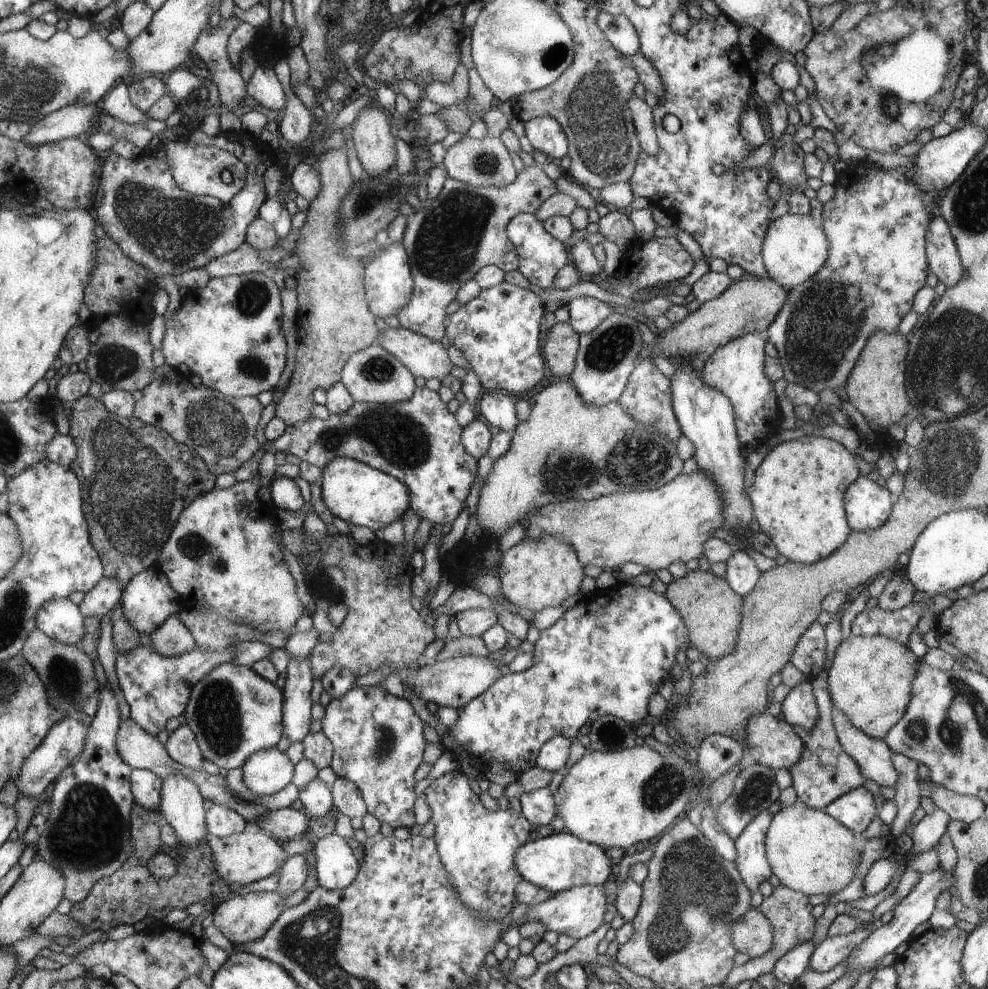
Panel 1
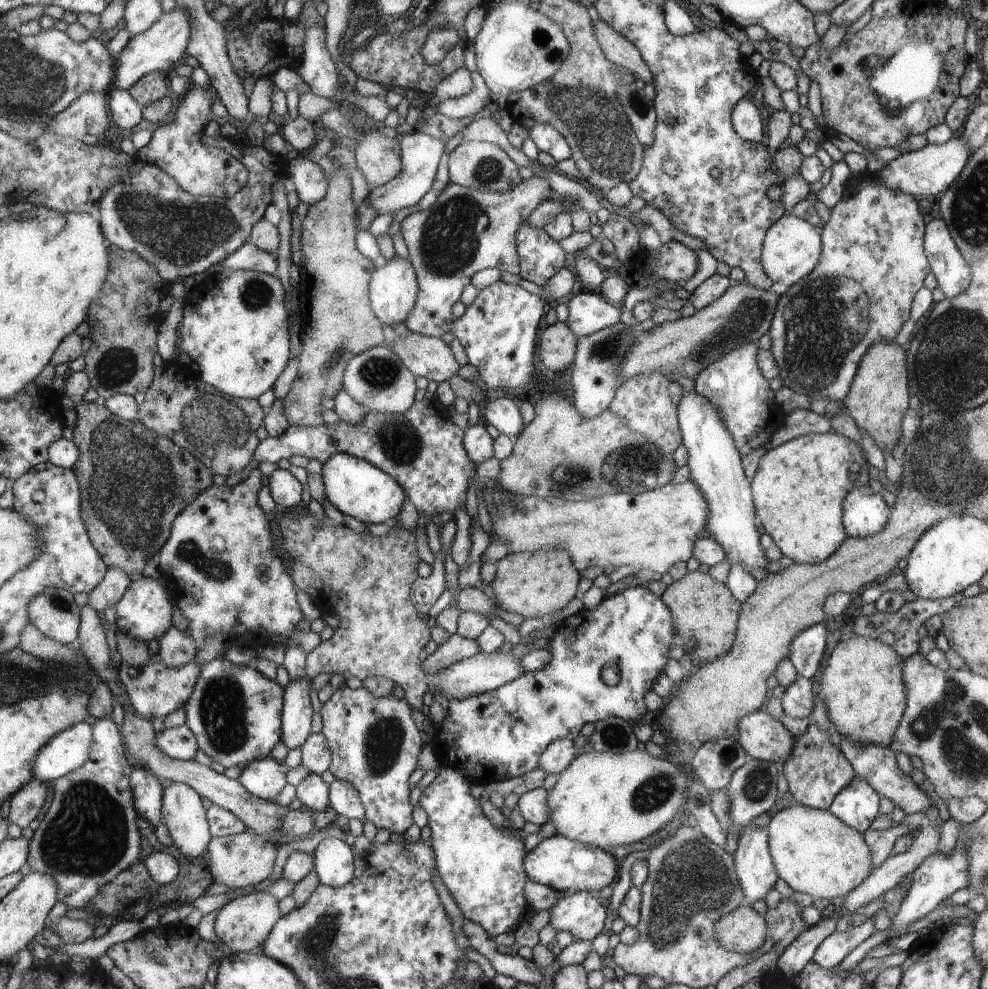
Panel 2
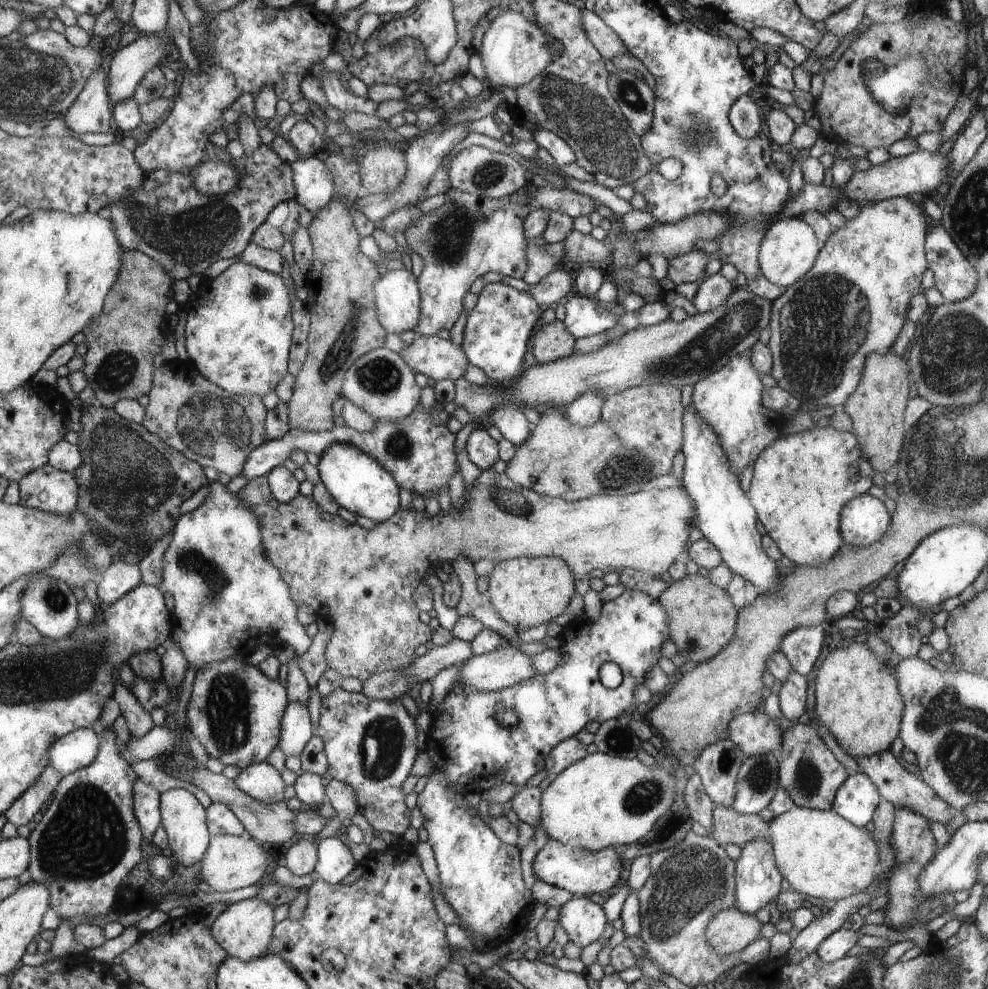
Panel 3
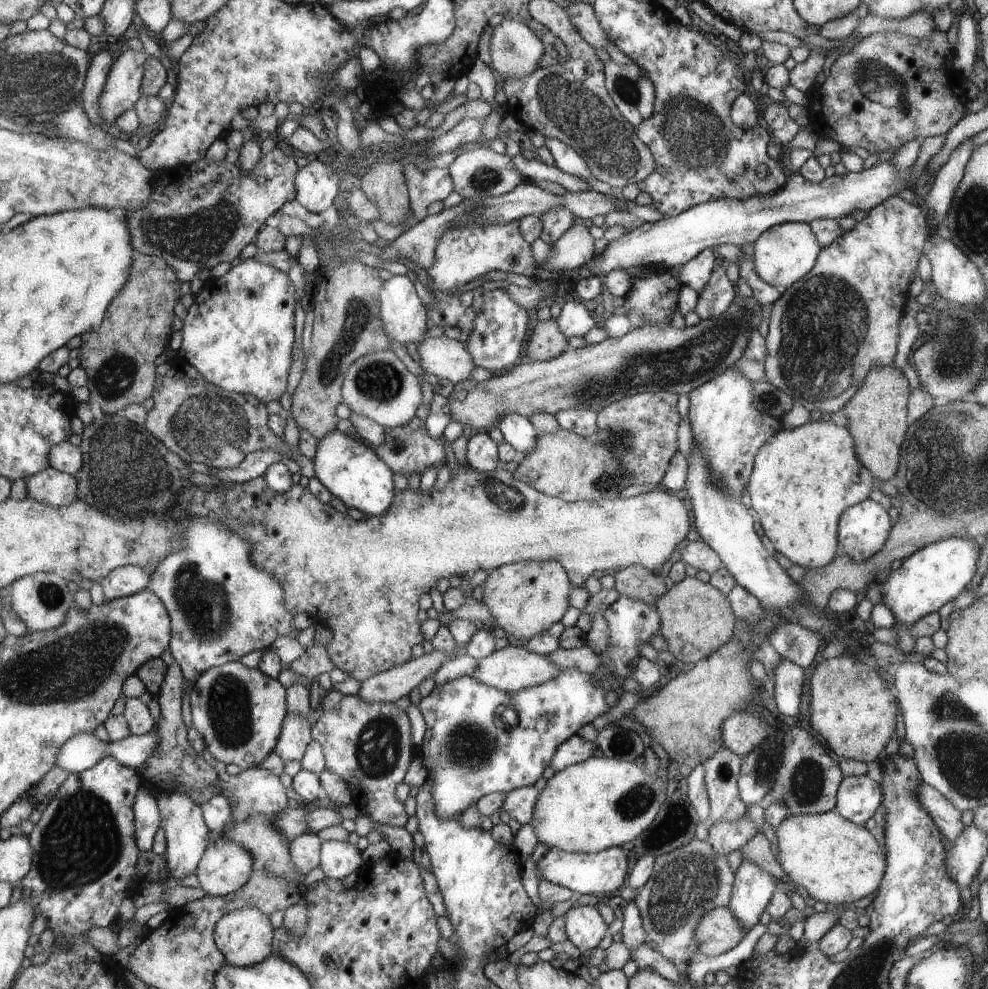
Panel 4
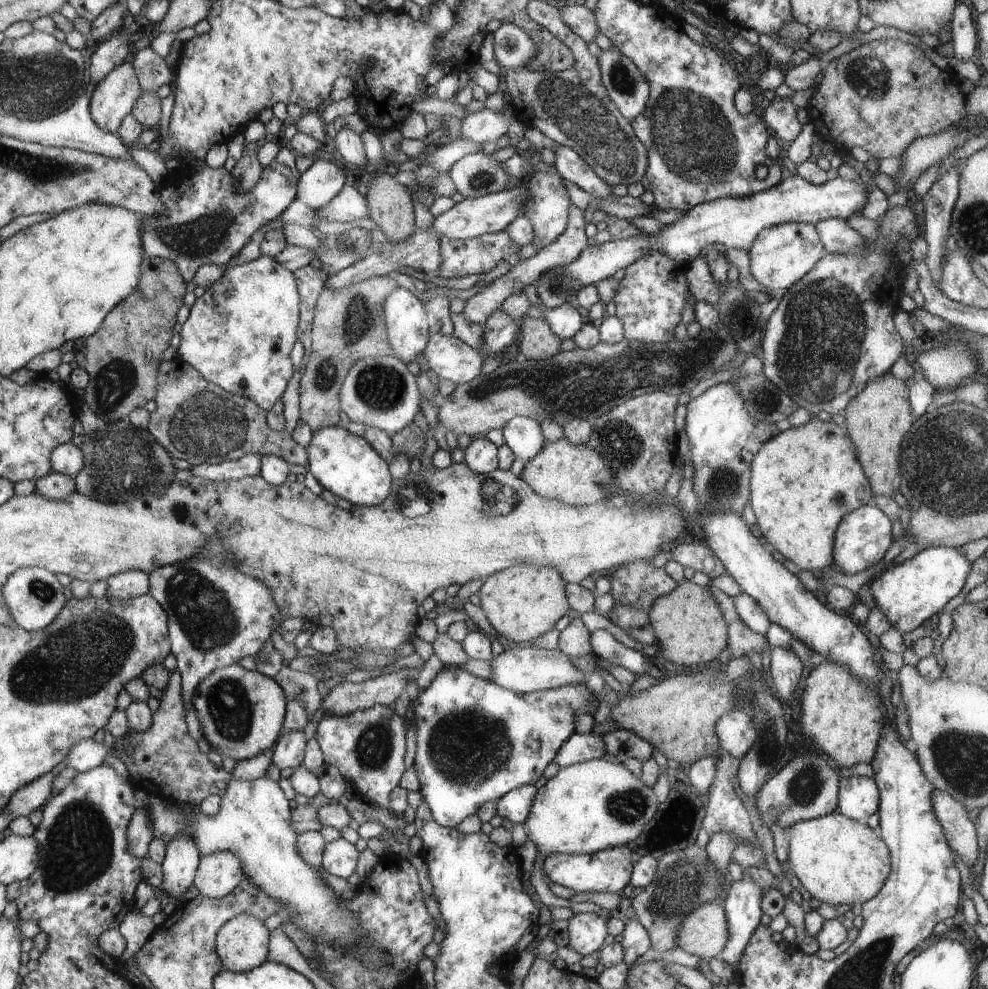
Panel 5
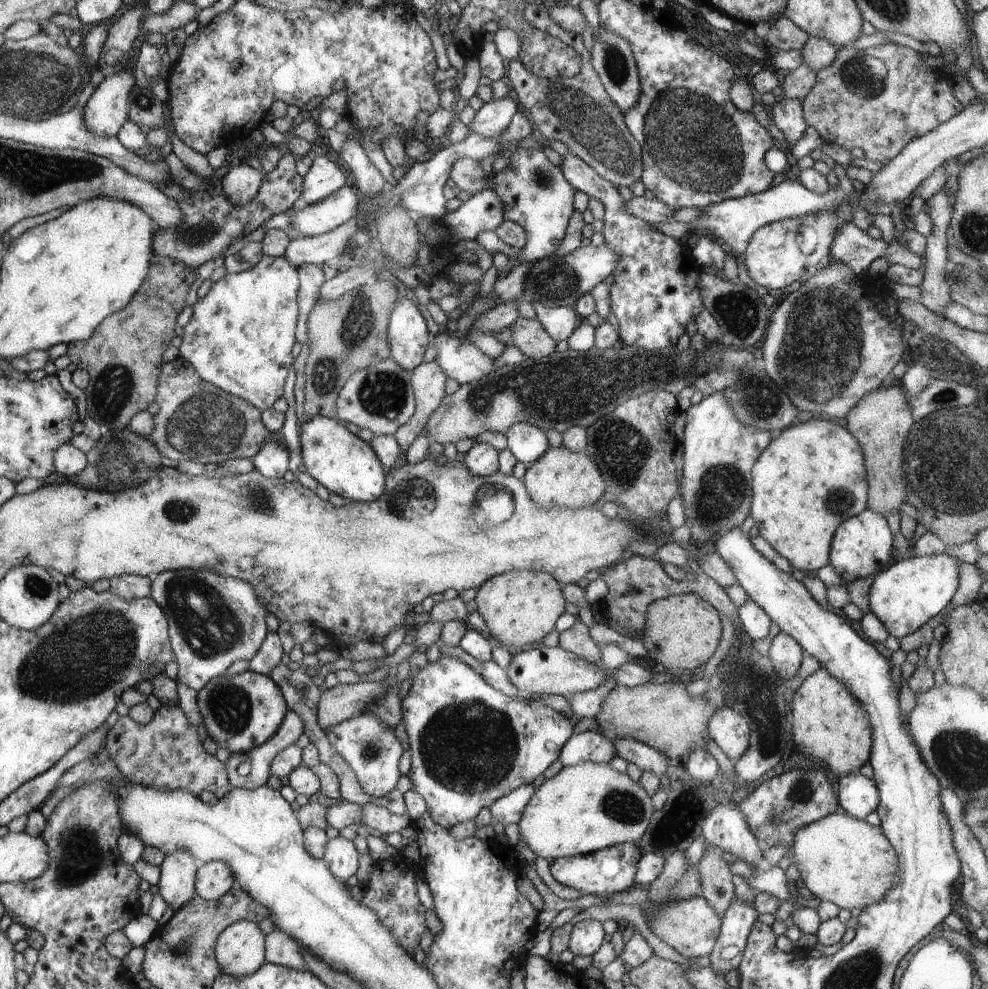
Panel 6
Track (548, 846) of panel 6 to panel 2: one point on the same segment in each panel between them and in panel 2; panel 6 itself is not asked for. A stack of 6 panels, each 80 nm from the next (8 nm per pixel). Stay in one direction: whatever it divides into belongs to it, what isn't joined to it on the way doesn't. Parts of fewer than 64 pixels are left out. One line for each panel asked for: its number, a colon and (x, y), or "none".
2: (602, 800)
3: (601, 801)
4: (603, 802)
5: (587, 807)

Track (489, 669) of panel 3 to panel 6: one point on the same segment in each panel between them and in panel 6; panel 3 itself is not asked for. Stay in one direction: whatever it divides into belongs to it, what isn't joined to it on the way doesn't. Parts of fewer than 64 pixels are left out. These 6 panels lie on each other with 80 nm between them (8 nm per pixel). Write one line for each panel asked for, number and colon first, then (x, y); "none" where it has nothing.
4: (513, 668)
5: (528, 669)
6: (552, 670)

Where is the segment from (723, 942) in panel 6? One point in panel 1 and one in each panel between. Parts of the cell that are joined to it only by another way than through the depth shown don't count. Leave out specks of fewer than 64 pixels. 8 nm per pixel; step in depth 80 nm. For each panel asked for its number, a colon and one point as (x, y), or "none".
1: (752, 863)
2: (757, 873)
3: (758, 879)
4: (753, 887)
5: (742, 905)

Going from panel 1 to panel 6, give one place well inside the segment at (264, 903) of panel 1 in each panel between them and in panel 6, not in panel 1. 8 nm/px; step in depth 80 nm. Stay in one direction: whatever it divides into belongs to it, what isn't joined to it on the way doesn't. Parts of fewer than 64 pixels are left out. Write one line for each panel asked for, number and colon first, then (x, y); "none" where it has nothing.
2: (243, 924)
3: (244, 930)
4: (245, 937)
5: (243, 943)
6: (240, 949)

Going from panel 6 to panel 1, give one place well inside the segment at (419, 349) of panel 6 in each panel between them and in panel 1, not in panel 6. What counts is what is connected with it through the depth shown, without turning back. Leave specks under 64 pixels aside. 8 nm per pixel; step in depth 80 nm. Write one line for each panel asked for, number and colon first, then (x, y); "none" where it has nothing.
1: (388, 278)
2: (393, 288)
3: (398, 303)
4: (404, 317)
5: (404, 314)

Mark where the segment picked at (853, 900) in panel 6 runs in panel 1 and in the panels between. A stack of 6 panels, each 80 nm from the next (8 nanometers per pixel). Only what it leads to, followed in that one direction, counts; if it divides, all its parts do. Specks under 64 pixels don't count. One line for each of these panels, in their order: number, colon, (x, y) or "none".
1: (810, 851)
2: (815, 852)
3: (822, 854)
4: (834, 859)
5: (839, 861)

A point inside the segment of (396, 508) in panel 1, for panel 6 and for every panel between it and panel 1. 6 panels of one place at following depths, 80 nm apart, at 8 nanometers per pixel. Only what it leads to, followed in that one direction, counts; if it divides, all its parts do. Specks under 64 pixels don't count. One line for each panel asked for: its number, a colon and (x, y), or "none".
2: (357, 487)
3: (357, 482)
4: (351, 470)
5: (343, 463)
6: (342, 462)

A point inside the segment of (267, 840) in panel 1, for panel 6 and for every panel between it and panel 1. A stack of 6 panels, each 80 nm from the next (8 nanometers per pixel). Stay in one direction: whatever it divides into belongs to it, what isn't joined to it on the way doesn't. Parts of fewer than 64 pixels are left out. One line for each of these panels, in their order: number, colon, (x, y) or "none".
2: (244, 859)
3: (231, 862)
4: (226, 866)
5: (219, 873)
6: (214, 879)

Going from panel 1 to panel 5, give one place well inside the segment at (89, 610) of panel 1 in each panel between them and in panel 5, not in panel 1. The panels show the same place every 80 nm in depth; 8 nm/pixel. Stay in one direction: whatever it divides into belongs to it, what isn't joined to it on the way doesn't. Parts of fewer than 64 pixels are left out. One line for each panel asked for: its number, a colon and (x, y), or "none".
2: (111, 589)
3: (119, 578)
4: (124, 581)
5: (128, 584)

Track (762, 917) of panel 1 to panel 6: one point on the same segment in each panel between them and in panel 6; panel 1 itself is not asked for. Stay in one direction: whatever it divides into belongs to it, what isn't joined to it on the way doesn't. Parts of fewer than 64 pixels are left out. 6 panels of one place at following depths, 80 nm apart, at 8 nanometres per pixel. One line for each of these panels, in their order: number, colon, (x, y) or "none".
2: (743, 930)
3: (730, 931)
4: (718, 931)
5: (705, 932)
6: (691, 926)

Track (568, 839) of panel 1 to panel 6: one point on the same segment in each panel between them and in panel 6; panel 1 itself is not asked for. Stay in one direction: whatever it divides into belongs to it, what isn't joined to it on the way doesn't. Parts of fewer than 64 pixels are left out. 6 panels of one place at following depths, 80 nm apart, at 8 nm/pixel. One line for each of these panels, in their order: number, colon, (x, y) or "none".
2: (566, 866)
3: (582, 872)
4: (588, 875)
5: (610, 870)
6: (613, 869)

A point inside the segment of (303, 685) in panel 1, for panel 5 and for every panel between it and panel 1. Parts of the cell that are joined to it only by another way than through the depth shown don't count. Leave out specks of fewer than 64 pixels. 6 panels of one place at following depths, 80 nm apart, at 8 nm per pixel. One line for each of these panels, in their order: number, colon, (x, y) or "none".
2: (296, 721)
3: (297, 729)
4: (296, 735)
5: (289, 752)

